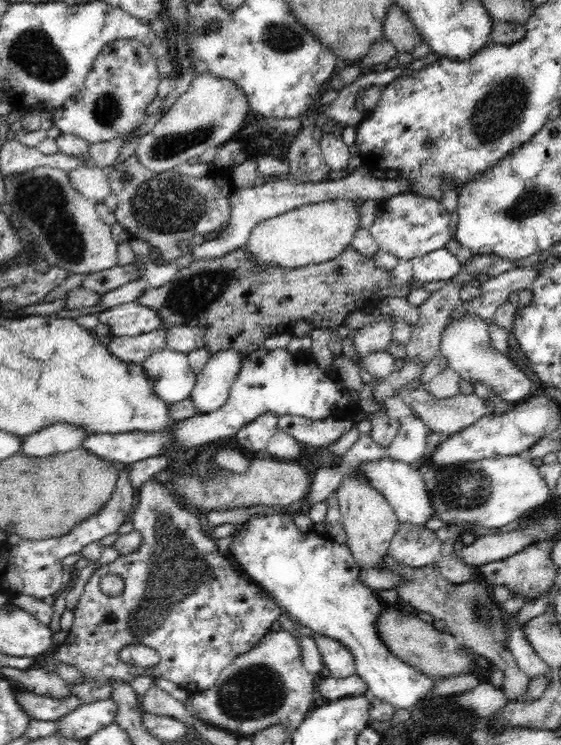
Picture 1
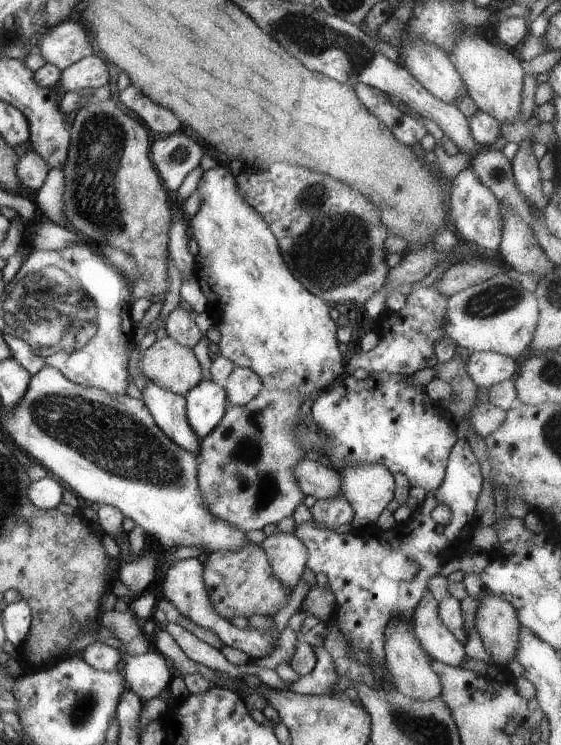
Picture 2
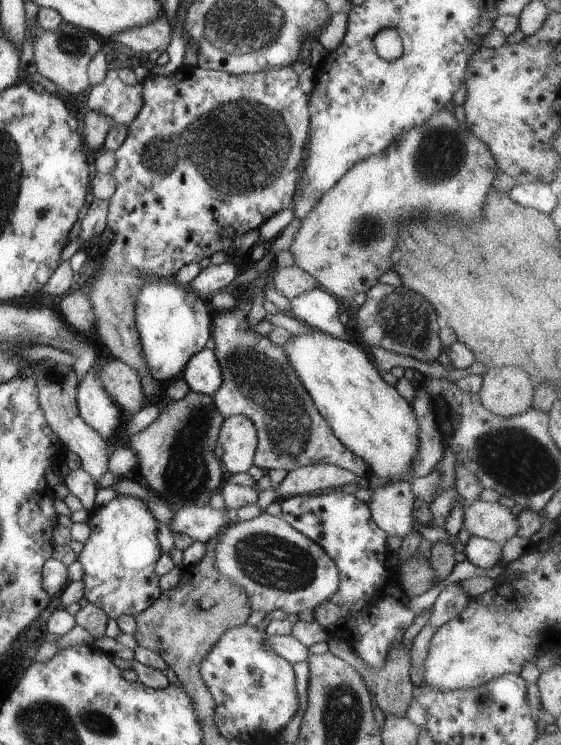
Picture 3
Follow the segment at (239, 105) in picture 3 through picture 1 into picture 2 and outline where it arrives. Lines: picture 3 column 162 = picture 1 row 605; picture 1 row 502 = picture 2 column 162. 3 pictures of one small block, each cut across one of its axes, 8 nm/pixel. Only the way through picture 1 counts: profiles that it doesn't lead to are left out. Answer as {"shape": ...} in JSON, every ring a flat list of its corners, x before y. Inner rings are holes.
{"shape":[[182,130,163,136,152,142,150,160,155,166,163,185,170,192,176,192,184,178,202,158,201,142,194,134]]}

